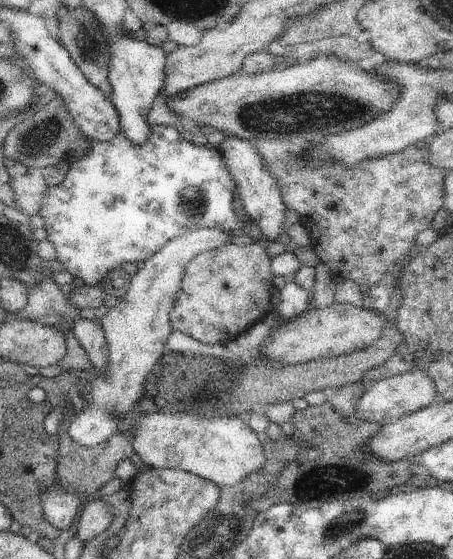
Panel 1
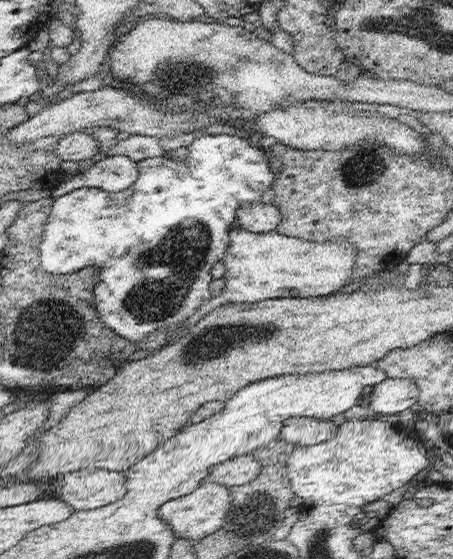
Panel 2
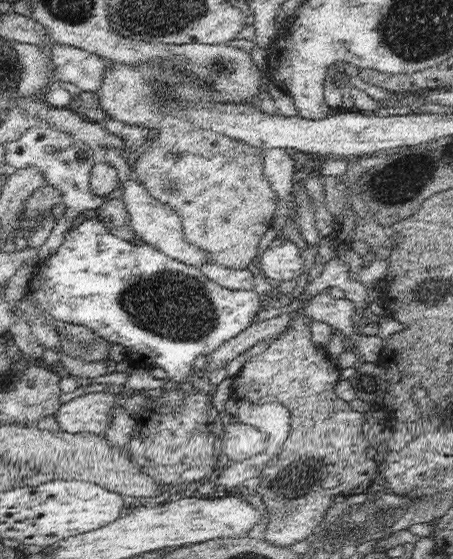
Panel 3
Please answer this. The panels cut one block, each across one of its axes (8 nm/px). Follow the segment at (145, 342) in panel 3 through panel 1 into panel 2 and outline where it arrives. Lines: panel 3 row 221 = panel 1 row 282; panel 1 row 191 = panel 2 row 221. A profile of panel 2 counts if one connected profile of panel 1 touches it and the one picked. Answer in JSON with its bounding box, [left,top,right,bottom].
[41,134,275,344]

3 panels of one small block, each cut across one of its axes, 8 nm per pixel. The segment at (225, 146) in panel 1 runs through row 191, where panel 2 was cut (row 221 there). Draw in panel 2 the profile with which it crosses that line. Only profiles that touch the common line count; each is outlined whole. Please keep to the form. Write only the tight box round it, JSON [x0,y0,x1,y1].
[237,202,281,234]

